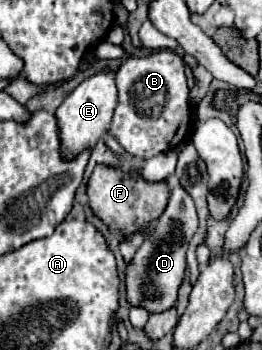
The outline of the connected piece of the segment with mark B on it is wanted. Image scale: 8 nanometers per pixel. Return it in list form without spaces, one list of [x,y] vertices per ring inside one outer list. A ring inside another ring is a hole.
[[[153,51],[147,57],[131,55],[117,71],[117,89],[119,101],[109,131],[129,155],[149,159],[187,139],[191,121],[189,87],[183,73],[183,61],[177,53]]]

